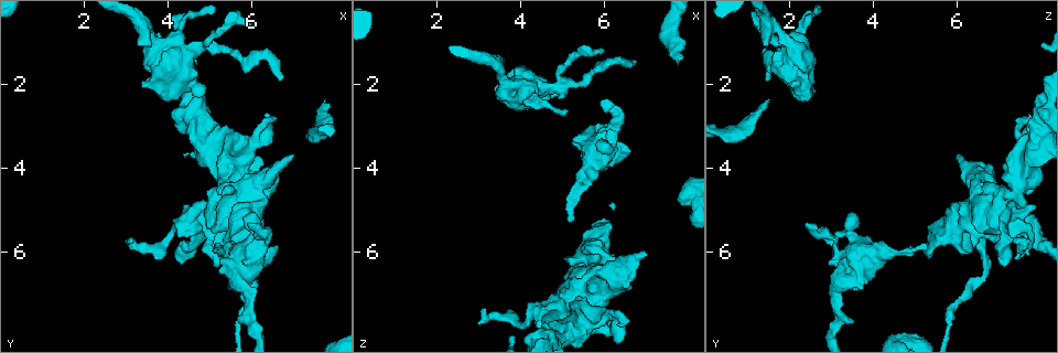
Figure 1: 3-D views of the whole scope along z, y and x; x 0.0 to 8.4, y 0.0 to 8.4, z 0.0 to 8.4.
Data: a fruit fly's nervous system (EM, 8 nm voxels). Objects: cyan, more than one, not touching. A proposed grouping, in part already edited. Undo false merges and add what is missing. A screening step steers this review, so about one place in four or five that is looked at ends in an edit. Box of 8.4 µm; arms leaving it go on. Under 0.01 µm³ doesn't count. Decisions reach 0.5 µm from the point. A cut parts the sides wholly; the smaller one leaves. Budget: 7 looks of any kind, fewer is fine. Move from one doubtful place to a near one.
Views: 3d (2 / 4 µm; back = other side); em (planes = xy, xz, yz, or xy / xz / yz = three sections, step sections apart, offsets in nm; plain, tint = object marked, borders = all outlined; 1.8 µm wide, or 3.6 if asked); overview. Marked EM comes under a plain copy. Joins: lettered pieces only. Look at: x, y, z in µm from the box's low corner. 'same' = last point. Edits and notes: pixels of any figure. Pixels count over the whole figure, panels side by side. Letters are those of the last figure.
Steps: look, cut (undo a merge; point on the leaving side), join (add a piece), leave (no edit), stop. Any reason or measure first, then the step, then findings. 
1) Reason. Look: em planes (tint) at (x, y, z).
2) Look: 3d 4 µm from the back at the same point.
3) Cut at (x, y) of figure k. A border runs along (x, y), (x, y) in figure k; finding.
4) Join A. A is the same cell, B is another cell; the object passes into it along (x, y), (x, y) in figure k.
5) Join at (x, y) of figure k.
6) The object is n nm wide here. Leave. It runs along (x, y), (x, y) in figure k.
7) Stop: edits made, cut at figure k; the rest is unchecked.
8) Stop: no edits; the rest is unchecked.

Free end. Look: em 3.6 µm yz step 8 (borders) at (3.30, 1.15, 1.45).

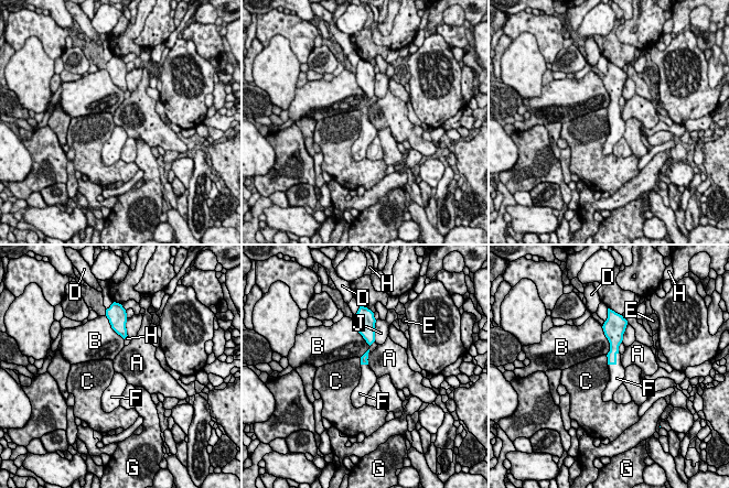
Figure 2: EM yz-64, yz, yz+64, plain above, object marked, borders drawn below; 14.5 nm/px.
Join at (617, 371) of figure 2. F is the same cell, A, B, C, D, E, G, H and J are other cells; the object passes into it along (614, 345), (615, 361), (617, 371) in figure 2; the neuron continues.

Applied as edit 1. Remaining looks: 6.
Look: overview.

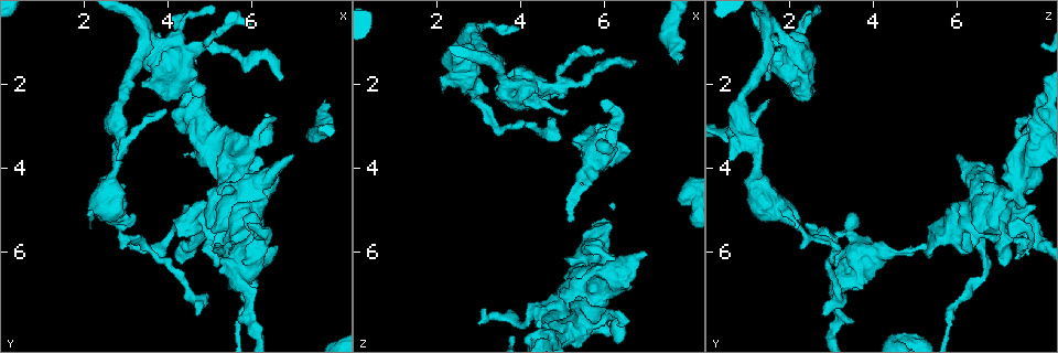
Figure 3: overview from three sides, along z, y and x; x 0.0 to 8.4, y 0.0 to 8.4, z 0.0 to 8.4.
Free end. Look: 3d 4 µm at (7.70, 2.35, 1.45).

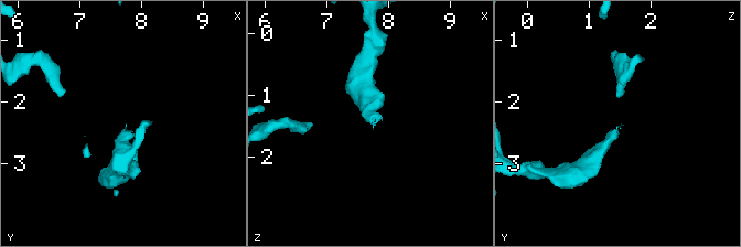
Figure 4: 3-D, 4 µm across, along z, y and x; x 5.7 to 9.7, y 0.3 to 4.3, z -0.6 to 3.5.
Look: em yz step 4 (tint) at (7.75, 2.35, 1.55).

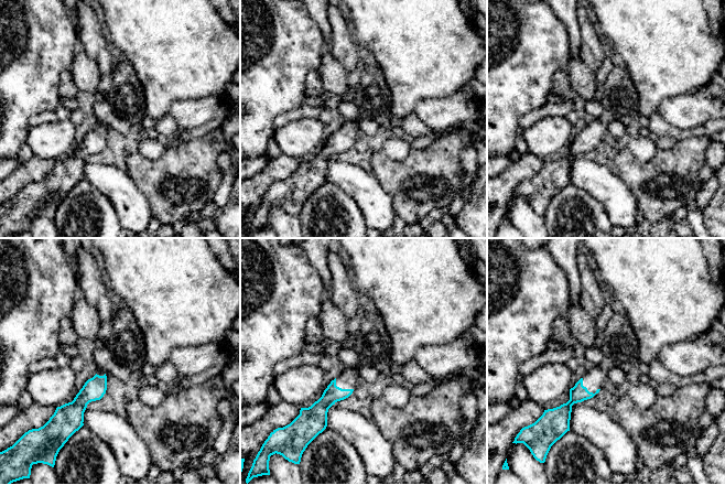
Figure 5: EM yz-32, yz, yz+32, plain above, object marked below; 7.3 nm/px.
Cut it another way. Look: em planes (borders) at the same point.

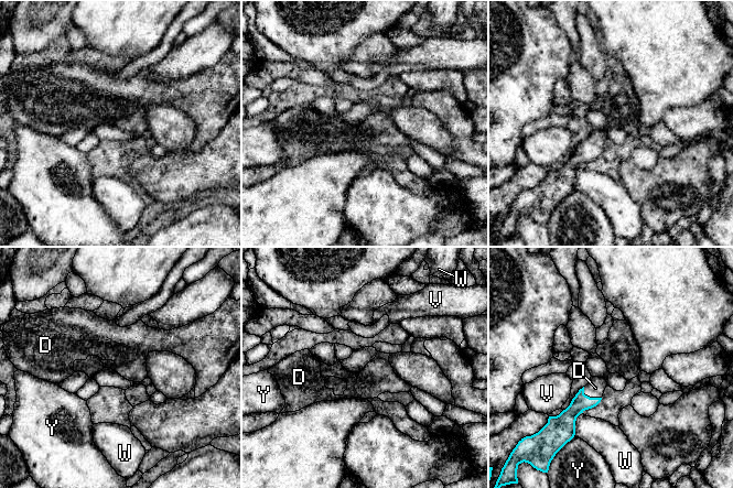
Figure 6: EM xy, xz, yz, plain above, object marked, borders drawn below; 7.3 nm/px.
The longest contact is with W, 200 nm. Join at (595, 388) of figure 6. D is the same cell, V, W and Y are other cells; the object passes into it along (566, 421), (589, 397), (595, 388) in figure 6; it goes on there.

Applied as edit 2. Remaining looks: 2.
Look: overview.

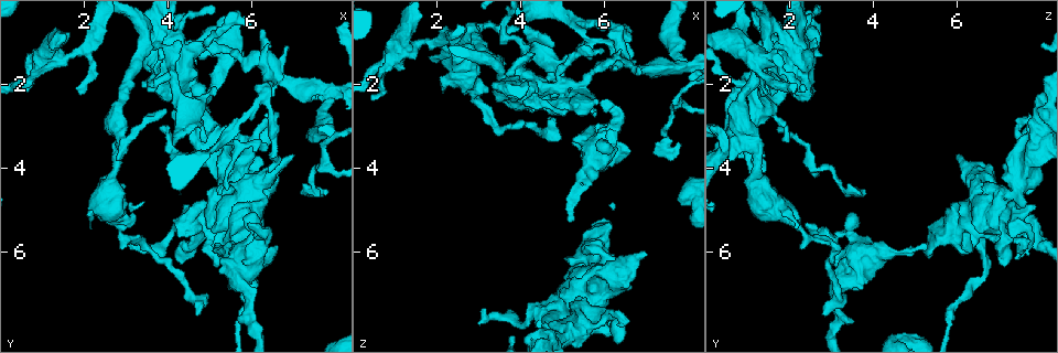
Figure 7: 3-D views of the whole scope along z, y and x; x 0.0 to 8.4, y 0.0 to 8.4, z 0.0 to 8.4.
Free end. Look: em xy step 4 (borders) at (3.10, 5.80, 7.40).

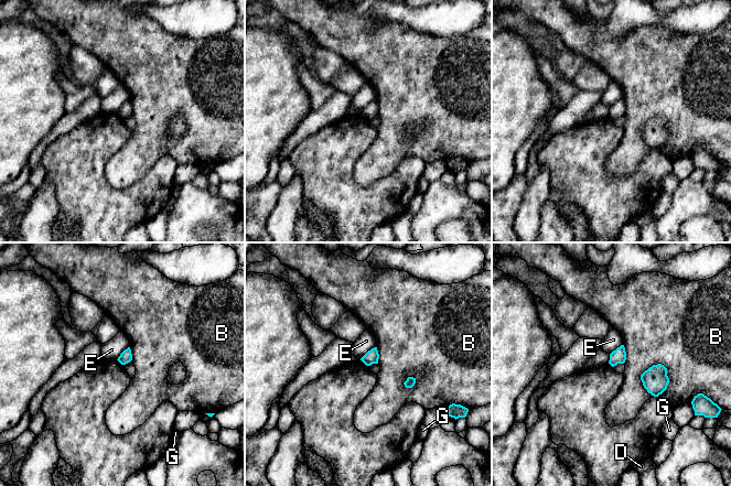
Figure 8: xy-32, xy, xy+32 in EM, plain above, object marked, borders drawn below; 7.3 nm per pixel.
The object is 90 nm wide here. Leave. B, D, E and G are other cells; a border runs along (375, 346), (359, 358) in figure 8; no lettered piece goes on from it.

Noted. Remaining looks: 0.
Stop: edits made, join at figure 2, join at figure 6; the rest is unchecked.

